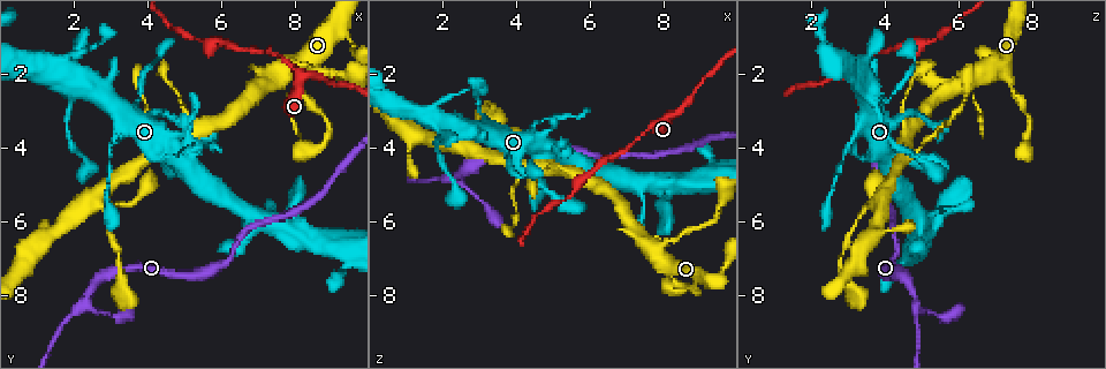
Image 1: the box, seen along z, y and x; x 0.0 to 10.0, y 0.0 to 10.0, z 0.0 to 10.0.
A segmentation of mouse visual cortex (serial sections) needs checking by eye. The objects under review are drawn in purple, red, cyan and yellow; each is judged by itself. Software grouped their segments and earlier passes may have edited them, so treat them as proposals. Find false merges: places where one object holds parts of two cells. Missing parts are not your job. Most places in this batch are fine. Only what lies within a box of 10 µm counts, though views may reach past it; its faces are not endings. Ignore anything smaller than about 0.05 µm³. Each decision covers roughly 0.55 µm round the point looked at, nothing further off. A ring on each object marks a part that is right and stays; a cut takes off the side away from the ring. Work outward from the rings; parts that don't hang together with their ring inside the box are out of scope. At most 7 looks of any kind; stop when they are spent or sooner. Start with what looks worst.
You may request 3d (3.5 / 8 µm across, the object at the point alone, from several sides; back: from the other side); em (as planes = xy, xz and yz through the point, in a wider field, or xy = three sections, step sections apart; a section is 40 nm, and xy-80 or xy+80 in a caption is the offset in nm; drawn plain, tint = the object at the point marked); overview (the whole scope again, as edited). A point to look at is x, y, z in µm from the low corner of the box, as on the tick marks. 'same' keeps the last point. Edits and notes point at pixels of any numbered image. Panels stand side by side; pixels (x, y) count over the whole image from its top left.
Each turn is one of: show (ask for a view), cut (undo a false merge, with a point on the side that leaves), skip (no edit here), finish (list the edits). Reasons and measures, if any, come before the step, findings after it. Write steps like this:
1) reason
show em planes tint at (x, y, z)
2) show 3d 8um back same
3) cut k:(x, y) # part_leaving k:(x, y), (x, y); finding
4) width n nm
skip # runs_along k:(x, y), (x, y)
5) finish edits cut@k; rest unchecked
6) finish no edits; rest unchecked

two arms in line, one across
show 3d 8um at (8.35, 2.10, 3.05)

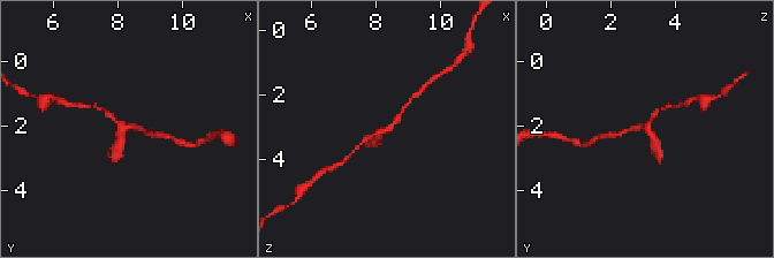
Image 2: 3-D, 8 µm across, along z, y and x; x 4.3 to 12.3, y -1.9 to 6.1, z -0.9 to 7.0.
show 3d 3.5um same

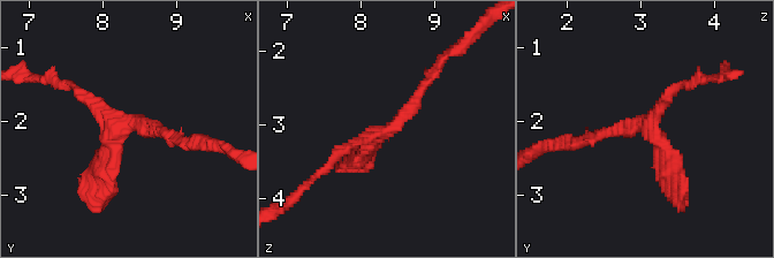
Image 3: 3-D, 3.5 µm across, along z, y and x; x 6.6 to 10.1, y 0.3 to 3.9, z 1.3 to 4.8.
arms 3; arm_widths 150, 150, 250 nm; shape alone is not enough
show em planes tint at (8.40, 2.05, 3.05)

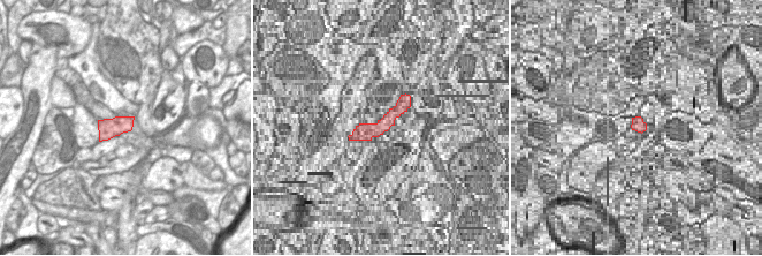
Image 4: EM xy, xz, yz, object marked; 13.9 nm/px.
skip # runs_along 3:(361, 161), (434, 74); continuous, no second cell

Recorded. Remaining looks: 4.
show 3d 3.5um at (2.30, 8.15, 4.90)

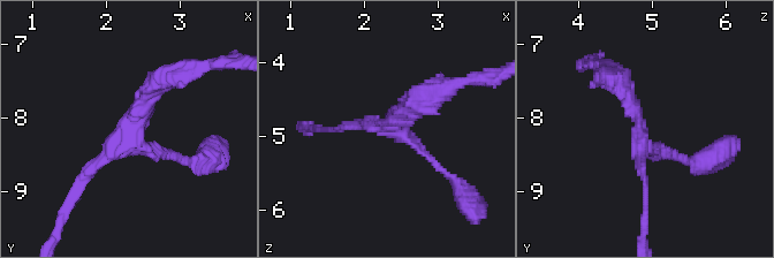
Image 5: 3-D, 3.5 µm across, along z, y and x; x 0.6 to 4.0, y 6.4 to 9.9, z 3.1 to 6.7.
arms 3; arm_widths 150, 150, 250 nm
show em xy step 2 tint at (2.30, 8.20, 4.85)

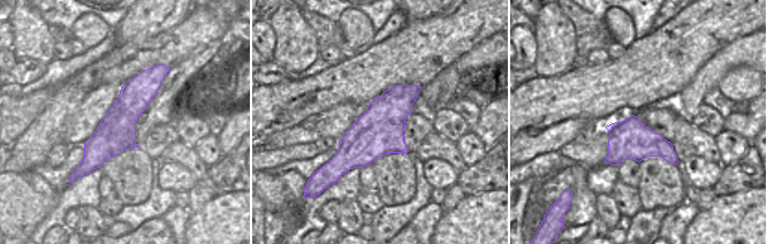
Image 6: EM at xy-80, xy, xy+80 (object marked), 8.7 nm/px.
skip # runs_along 5:(617, 75), (647, 145), (685, 159); continuous, no second cell

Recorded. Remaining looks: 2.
looks like a crossing
show 3d 3.5um at (8.00, 1.80, 6.60)

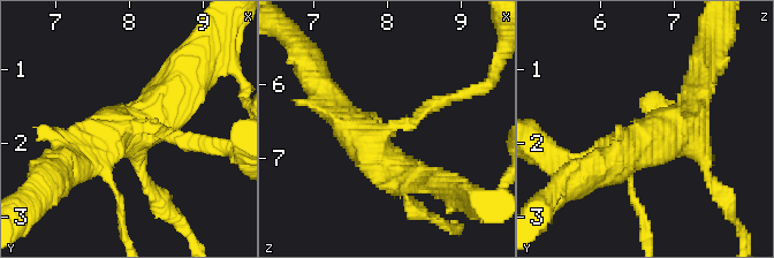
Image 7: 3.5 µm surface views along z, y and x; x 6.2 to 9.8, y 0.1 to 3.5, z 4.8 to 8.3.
show em xy step 1 tint at (8.00, 1.75, 6.65)

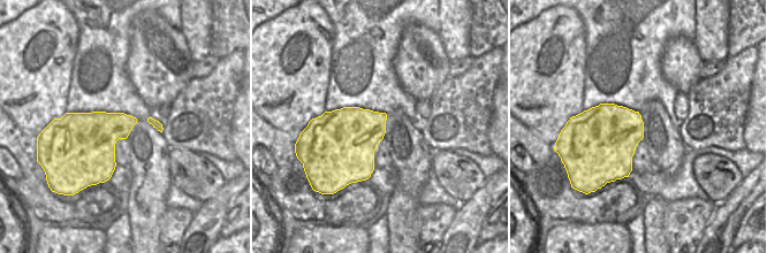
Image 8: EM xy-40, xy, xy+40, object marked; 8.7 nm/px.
skip # runs_along 7:(422, 180), (376, 157), (326, 95); continuous, no second cell

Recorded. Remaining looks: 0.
finish no edits; rest unchecked

